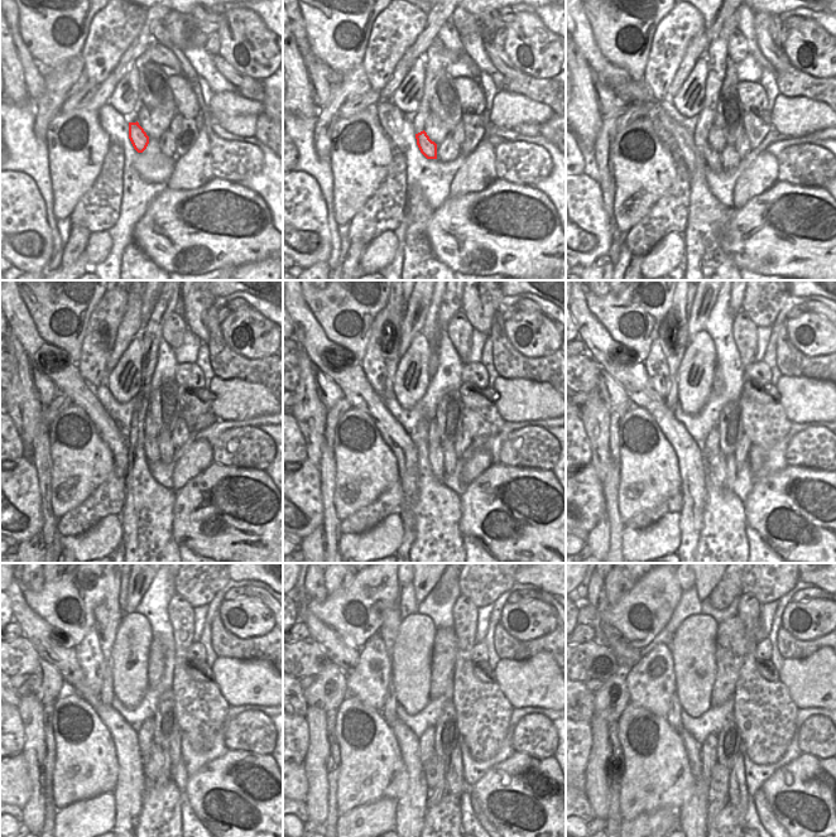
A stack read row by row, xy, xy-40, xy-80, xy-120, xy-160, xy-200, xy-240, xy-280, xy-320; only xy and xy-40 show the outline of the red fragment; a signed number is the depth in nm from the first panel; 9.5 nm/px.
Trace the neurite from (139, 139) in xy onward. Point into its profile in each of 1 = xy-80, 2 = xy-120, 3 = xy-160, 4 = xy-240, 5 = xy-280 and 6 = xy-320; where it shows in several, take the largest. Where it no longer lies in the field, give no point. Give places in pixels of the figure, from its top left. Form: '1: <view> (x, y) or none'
1: xy-80 (712, 158)
2: xy-120 (150, 445)
3: xy-160 (435, 452)
4: xy-240 (153, 763)
5: xy-280 (436, 770)
6: xy-320 (719, 784)

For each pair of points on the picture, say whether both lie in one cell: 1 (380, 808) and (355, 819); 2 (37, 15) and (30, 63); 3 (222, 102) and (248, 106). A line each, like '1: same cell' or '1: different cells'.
1: same cell
2: different cells
3: same cell

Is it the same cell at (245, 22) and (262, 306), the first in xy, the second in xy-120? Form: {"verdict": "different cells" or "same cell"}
{"verdict": "different cells"}

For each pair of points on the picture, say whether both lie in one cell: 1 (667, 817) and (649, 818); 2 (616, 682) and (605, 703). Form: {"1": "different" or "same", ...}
{"1": "same", "2": "same"}

